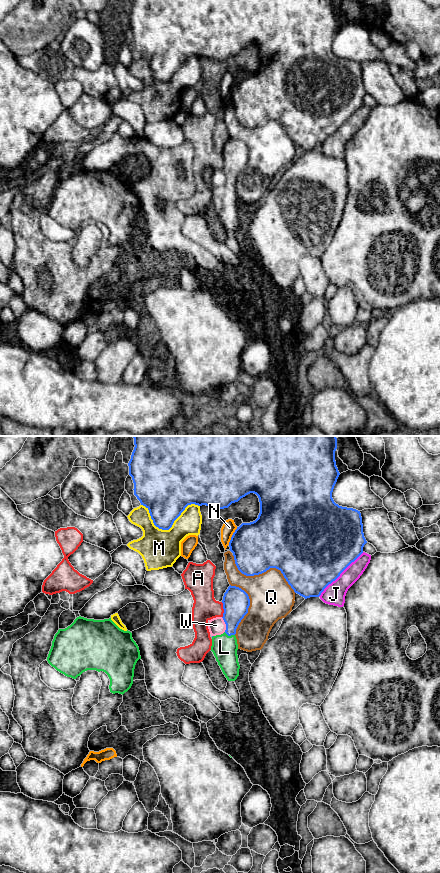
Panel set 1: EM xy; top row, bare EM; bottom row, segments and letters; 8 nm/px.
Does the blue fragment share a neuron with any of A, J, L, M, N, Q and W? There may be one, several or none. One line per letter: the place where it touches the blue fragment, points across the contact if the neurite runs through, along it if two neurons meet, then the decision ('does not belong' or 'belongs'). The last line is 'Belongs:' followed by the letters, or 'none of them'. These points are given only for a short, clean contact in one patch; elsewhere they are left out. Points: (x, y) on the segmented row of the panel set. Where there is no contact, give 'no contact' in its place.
A: meets blue in xy at (224, 610); does not belong
J: meets blue in xy at (340, 573); does not belong
L: meets blue in xy at (229, 635); runs through xy (235, 605), (229, 635), (224, 647); belongs
M: meets blue in xy at (168, 529); does not belong
N: meets blue in xy at (232, 536); does not belong
Q: meets blue in xy at (263, 572); does not belong
W: meets blue in xy at (225, 623); does not belong
Belongs: L

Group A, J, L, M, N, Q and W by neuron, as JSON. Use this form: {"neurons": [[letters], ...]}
{"neurons": [["A"], ["J"], ["L"], ["M"], ["N"], ["Q"], ["W"]]}

